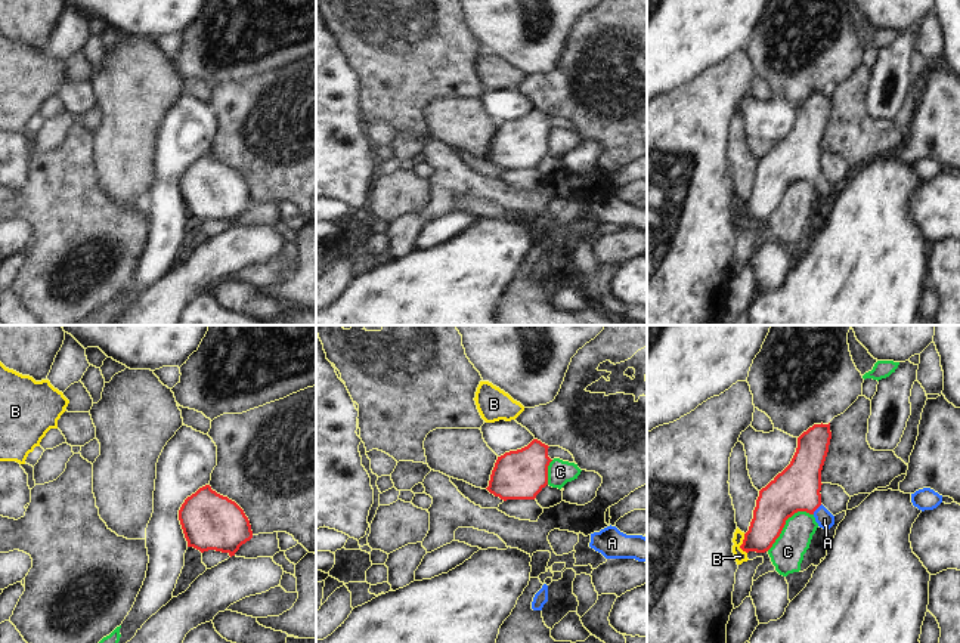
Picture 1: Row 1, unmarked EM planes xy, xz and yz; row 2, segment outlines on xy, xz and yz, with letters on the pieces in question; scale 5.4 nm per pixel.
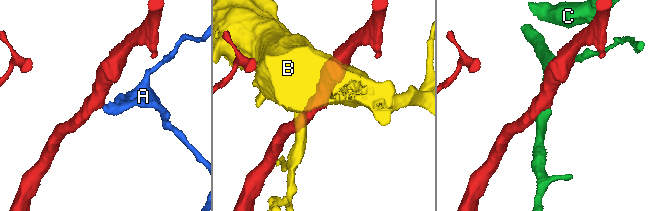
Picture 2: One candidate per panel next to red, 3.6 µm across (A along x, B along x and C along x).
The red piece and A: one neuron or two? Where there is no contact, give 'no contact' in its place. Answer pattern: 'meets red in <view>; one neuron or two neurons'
meets red in yz; one neuron

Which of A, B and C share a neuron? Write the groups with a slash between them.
A / B / C

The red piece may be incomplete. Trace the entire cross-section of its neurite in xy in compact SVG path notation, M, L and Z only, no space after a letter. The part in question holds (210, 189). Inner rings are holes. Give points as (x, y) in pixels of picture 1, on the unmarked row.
M210 154L185 169L179 179L179 189L188 216L201 222L216 219L232 226L253 207L244 179L235 170L213 160Z

